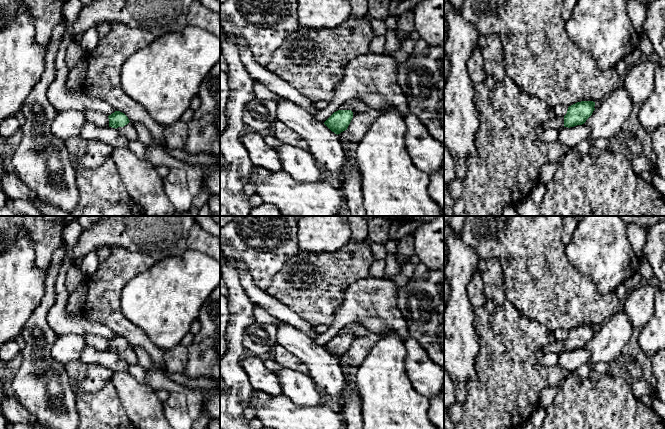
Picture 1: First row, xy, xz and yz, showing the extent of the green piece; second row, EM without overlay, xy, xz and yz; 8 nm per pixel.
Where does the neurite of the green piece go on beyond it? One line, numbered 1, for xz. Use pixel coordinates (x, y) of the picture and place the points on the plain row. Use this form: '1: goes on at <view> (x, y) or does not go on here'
1: goes on at xz (342, 331)

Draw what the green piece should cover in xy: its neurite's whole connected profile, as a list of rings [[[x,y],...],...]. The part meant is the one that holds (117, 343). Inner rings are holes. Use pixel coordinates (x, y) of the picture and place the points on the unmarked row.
[[[115,335],[108,342],[109,351],[117,353],[128,365],[138,365],[138,357],[124,337]]]

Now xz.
[[[344,328],[340,329],[339,334],[334,336],[324,348],[335,358],[347,354],[354,338],[354,334]]]

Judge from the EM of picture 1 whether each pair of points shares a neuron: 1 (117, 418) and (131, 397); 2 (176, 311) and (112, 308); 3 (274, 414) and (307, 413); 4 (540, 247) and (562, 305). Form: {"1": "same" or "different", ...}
{"1": "different", "2": "different", "3": "same", "4": "same"}

